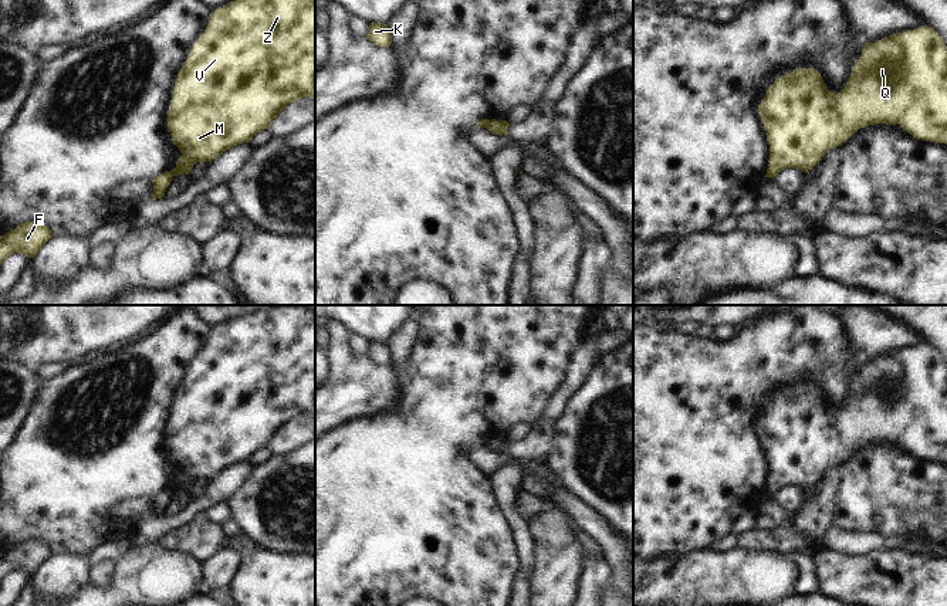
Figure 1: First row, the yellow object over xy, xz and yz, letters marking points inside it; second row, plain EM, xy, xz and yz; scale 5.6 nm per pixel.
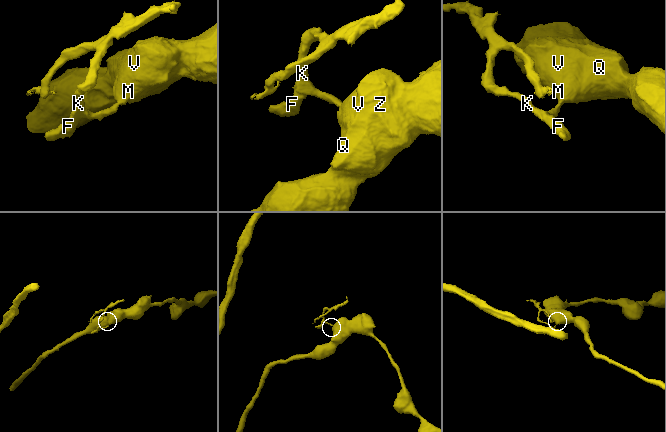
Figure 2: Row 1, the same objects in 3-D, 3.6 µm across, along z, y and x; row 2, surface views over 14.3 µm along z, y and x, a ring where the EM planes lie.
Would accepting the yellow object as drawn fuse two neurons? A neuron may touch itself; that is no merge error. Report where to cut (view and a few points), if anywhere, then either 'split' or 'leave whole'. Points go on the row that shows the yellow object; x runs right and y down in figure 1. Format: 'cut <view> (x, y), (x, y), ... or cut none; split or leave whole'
cut xy (169, 172), (173, 175); split

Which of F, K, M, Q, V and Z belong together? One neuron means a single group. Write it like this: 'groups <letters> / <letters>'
groups F K / M Q V Z

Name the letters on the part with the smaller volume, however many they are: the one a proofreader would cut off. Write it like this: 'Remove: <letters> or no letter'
Remove: F, K

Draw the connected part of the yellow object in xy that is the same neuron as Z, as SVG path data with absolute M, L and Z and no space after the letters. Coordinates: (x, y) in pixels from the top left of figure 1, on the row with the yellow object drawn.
M236 0L216 9L204 33L195 41L172 89L166 122L172 141L179 148L182 156L170 173L173 176L180 173L189 175L197 162L212 162L230 148L250 142L257 132L268 129L283 109L302 97L315 99L315 0Z

